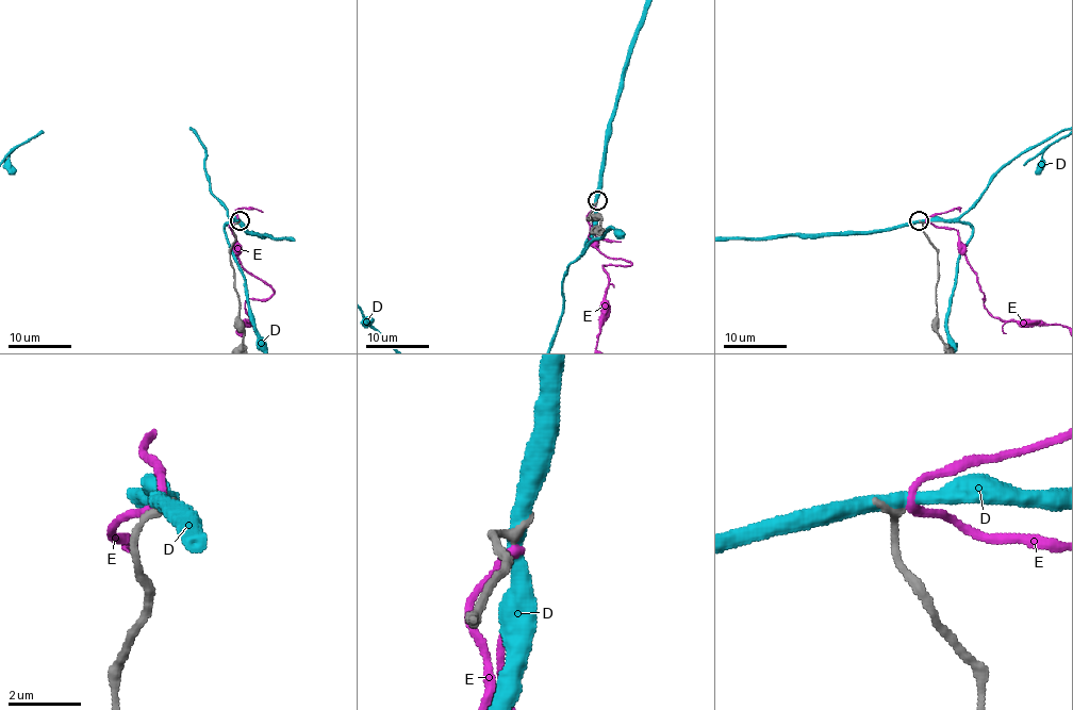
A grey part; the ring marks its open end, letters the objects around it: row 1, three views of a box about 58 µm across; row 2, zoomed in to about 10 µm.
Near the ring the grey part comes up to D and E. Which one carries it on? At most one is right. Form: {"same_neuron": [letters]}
{"same_neuron": []}

